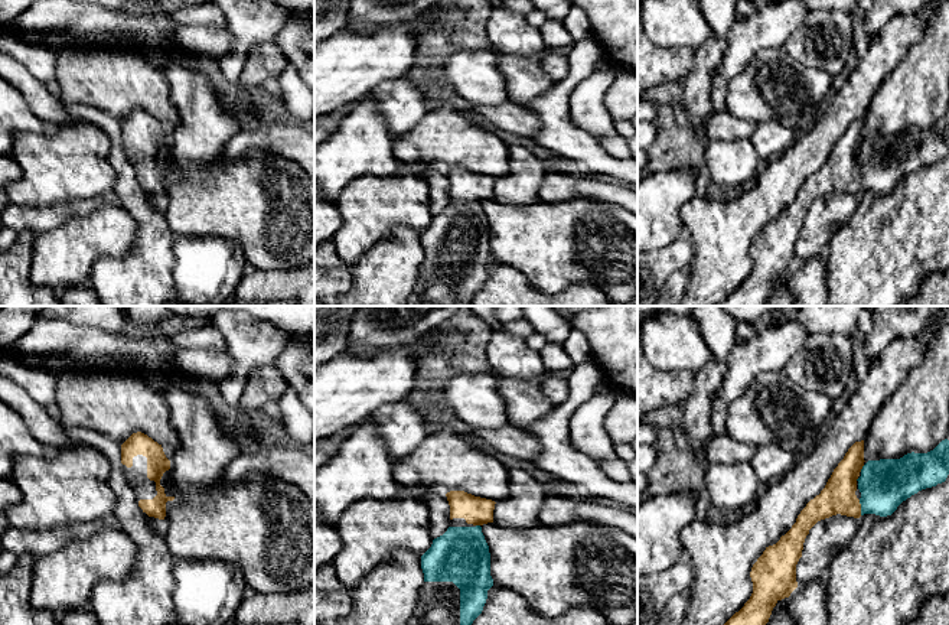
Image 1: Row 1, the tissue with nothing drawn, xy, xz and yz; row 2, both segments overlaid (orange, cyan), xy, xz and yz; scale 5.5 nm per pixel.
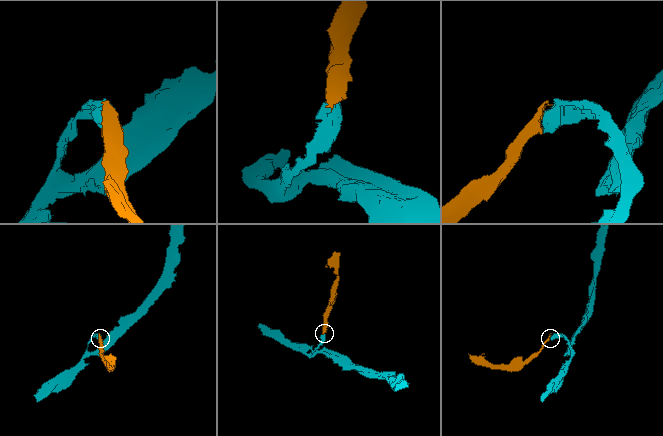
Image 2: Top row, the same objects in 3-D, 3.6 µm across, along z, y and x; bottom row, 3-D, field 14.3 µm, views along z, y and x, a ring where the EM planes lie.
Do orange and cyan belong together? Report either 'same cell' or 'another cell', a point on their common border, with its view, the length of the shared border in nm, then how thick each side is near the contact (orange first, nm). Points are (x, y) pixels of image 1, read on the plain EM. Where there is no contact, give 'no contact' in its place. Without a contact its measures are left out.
same cell; meets orange in yz at (860, 184); contact 90 nm long; 190 nm thick on the orange side, 280 nm on the other

